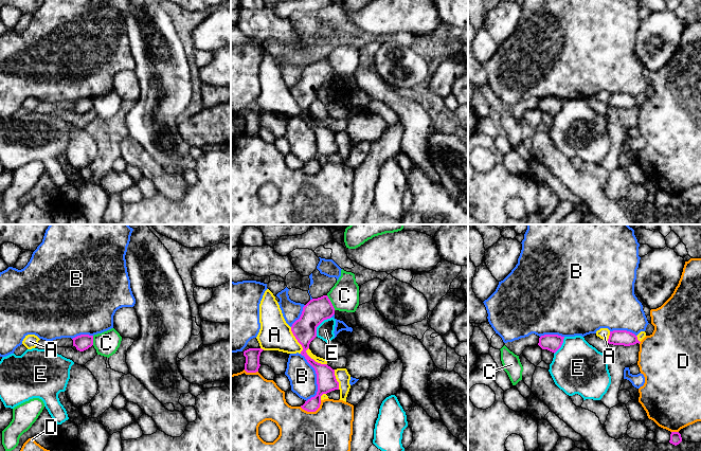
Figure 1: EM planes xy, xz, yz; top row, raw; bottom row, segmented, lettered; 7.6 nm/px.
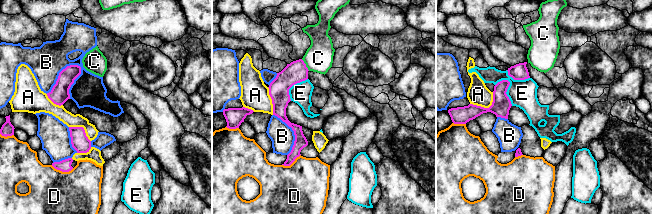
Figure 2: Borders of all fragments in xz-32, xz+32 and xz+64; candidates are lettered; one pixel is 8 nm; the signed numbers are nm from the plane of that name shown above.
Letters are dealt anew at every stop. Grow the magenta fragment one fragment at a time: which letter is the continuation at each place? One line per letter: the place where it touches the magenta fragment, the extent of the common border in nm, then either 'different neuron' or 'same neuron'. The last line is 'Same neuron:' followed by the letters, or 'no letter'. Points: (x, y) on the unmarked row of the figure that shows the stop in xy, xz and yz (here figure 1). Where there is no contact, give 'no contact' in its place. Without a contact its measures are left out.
A: contact xz (297, 102); length 220 nm; different neuron
B: contact xz (317, 141); length 380 nm; different neuron
C: contact xz (330, 66); length 130 nm; different neuron
D: contact xz (312, 174); length 180 nm; different neuron
E: contact xz (319, 87); length 190 nm; different neuron
Same neuron: no letter

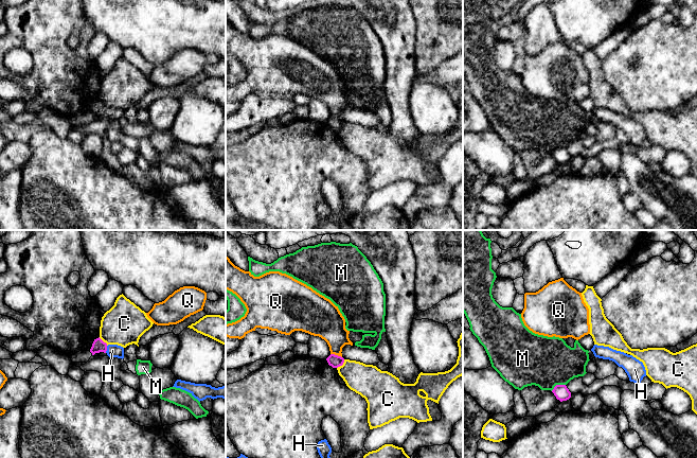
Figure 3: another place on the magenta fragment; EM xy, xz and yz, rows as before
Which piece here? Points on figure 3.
C: contact xz (341, 127); length 90 nm; different neuron
H: contact xy (106, 111); length 60 nm; same neuron
M: contact yz (557, 147); length 120 nm; different neuron
Q: contact xz (336, 118); length 90 nm; different neuron
Same neuron: H

